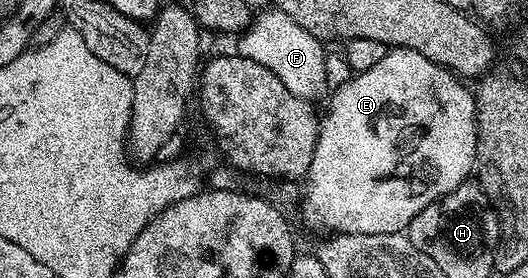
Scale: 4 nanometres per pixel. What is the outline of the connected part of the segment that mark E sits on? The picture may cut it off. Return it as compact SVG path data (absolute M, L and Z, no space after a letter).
M405 48L387 49L384 60L367 70L357 71L334 95L331 93L330 107L321 115L318 124L316 152L312 152L312 164L308 181L304 186L304 197L301 199L302 214L310 226L319 226L331 235L336 234L401 234L409 227L412 219L428 204L440 200L448 192L452 192L459 184L467 181L475 173L476 144L478 143L478 125L476 124L476 104L471 87L453 70L428 60L428 56L420 56L420 52Z

